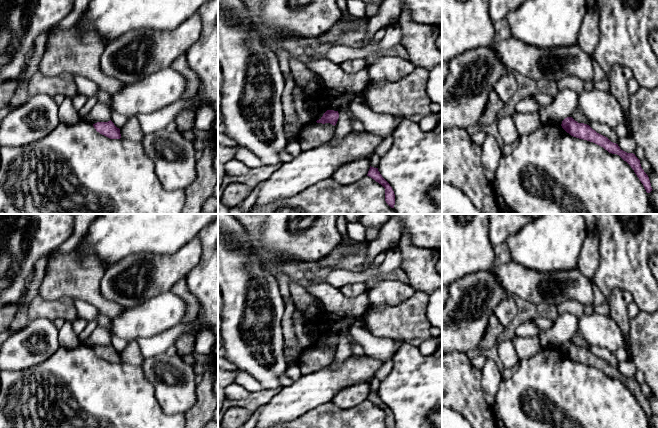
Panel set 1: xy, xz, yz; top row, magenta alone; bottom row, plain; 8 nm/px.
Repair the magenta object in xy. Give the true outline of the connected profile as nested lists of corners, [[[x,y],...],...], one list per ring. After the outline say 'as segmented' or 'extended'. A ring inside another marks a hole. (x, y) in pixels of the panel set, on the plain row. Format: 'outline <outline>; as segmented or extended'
outline [[[111,344],[108,346],[97,346],[93,348],[93,350],[97,356],[110,363],[121,362],[120,353],[117,352]]]; as segmented

